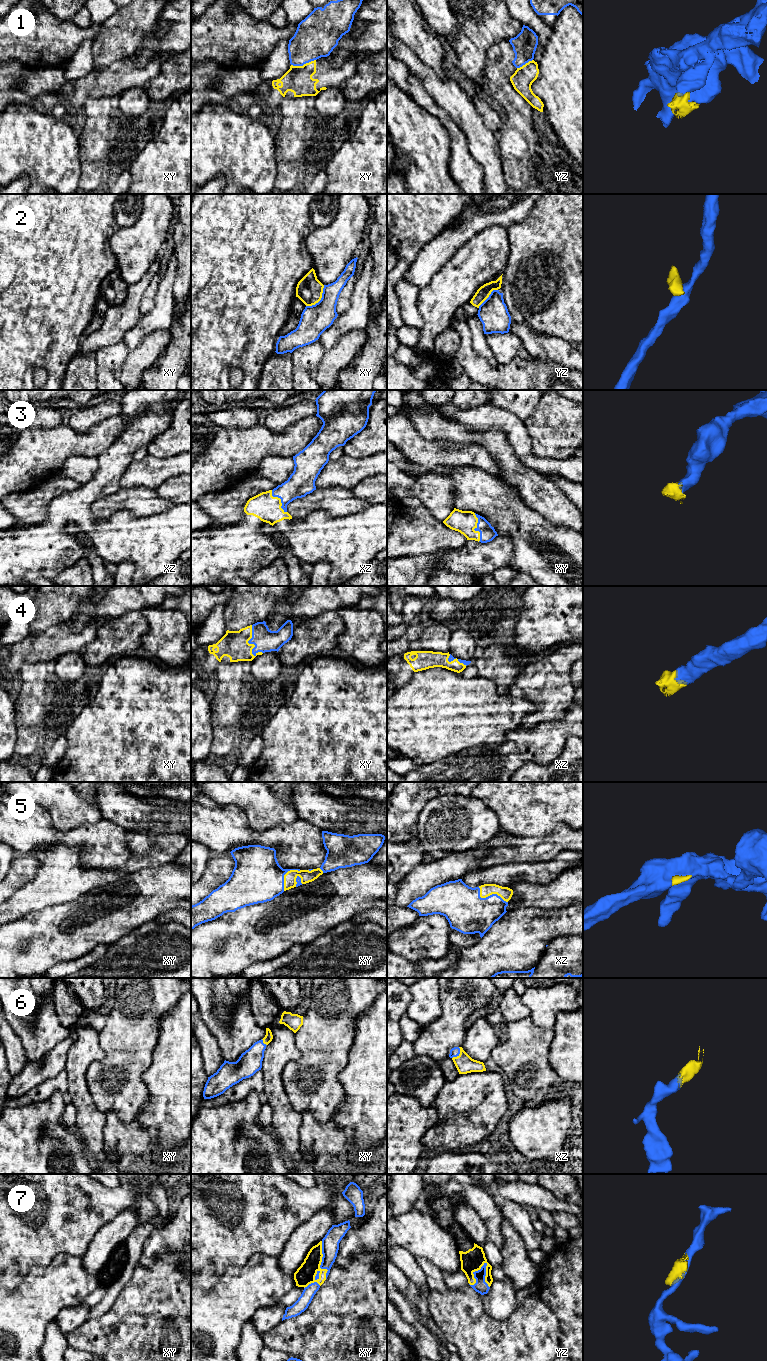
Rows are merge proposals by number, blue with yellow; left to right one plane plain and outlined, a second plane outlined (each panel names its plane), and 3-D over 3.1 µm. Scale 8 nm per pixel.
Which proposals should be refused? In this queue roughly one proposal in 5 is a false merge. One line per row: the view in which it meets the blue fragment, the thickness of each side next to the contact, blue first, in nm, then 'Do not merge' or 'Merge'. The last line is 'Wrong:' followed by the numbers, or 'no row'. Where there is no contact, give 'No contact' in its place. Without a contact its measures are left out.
1: Touches blue in xy. Thickness 340 nm (blue) against 220 nm. Do not merge
2: Touches blue in xy. Thickness 240 nm (blue) against 220 nm. Do not merge
3: Touches blue in xy. Thickness 130 nm (blue) against 180 nm. Merge
4: Touches blue in xy. Thickness 190 nm (blue) against 220 nm. Merge
5: Touches blue in xz. Thickness 320 nm (blue) against 100 nm. Merge
6: Touches blue in xz. Thickness 80 nm (blue) against 150 nm. Merge
7: Touches blue in yz. Thickness 100 nm (blue) against 180 nm. Do not merge
Wrong: 1, 2, 7

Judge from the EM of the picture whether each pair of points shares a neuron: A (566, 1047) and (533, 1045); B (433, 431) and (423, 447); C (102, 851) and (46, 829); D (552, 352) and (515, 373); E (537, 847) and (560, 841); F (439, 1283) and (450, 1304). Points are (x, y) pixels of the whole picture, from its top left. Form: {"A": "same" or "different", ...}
{"A": "different", "B": "different", "C": "same", "D": "different", "E": "same", "F": "different"}

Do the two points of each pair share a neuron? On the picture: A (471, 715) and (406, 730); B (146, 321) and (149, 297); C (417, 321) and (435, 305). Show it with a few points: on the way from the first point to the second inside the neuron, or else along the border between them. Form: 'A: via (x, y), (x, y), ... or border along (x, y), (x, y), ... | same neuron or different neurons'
A: via (455, 716), (433, 716), (422, 721) | same neuron
B: border along (157, 291), (154, 297), (154, 305), (142, 315) | different neurons
C: border along (420, 293), (417, 309), (423, 327), (419, 332) | different neurons

